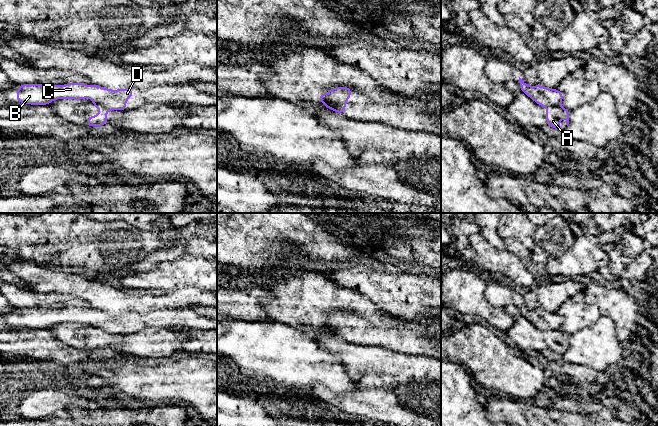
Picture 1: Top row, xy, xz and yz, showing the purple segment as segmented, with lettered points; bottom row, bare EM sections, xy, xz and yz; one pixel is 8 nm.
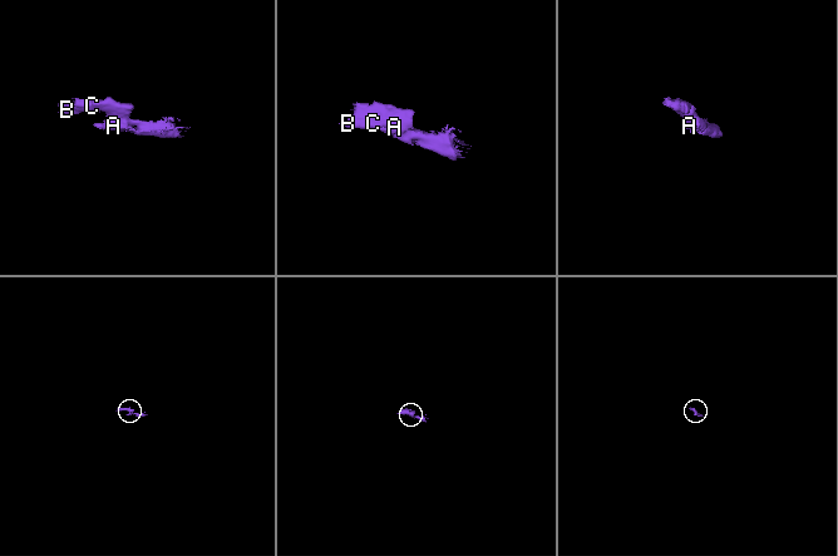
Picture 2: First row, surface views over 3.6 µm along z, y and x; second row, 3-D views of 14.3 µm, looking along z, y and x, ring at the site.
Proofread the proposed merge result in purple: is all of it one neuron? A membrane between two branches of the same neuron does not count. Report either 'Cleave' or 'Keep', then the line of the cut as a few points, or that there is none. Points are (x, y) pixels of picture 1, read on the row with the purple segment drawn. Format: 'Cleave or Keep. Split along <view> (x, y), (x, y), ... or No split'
Cleave. Split along xz (327, 92), (330, 98), (330, 106), (335, 111)

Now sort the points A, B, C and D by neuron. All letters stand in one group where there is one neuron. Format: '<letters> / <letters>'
A / B C D

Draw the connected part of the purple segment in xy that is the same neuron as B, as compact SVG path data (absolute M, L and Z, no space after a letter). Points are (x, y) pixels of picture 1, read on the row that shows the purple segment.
M67 83L64 85L48 85L48 84L22 84L17 87L17 103L25 103L30 105L49 105L50 102L61 99L87 99L91 97L91 102L101 104L112 110L126 110L126 100L133 97L133 89L117 89L111 90L95 84L84 83Z

